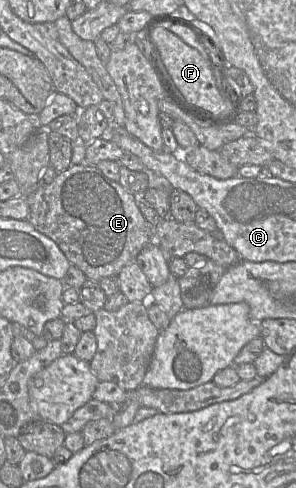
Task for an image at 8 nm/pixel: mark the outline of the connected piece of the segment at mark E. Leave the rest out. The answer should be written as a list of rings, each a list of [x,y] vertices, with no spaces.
[[[89,164],[71,165],[57,174],[49,184],[39,184],[26,198],[30,212],[27,217],[37,231],[52,239],[72,265],[87,277],[99,282],[102,278],[118,276],[122,268],[132,262],[141,250],[155,242],[154,227],[145,219],[137,205],[137,196],[125,190],[118,182],[106,177]]]

